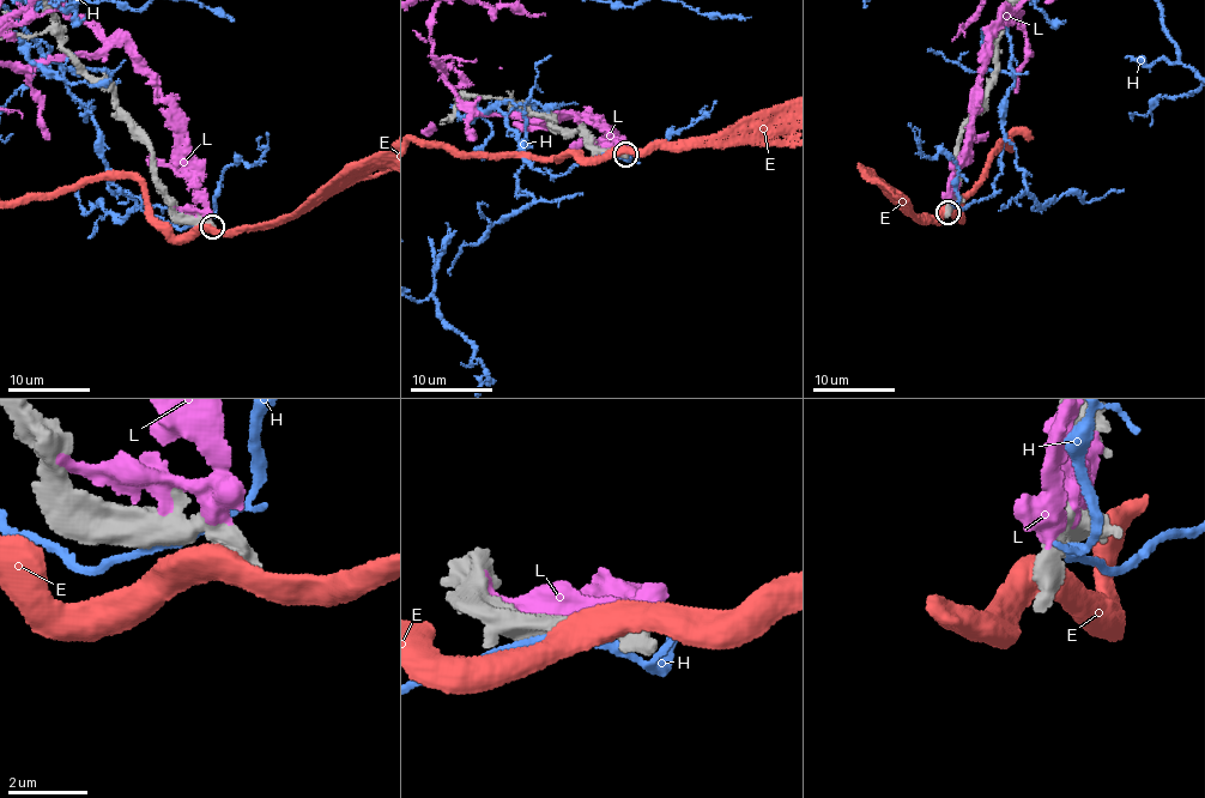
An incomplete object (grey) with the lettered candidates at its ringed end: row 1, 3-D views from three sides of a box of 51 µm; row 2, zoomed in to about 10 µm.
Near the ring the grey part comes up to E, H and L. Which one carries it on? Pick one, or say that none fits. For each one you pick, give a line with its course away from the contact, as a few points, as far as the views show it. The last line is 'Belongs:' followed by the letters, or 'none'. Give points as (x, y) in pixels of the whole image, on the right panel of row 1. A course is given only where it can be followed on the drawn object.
Belongs: none

